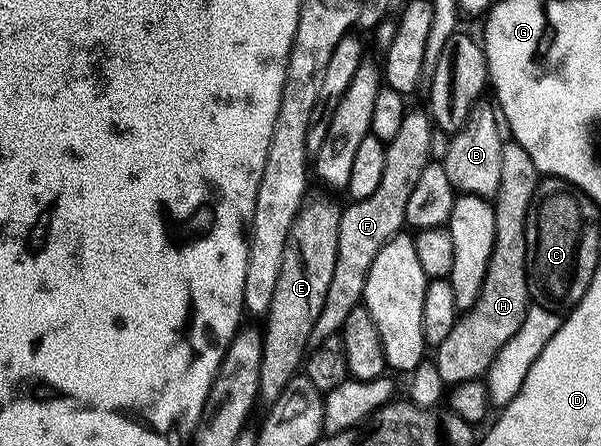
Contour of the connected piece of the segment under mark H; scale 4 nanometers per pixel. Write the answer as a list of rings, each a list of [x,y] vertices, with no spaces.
[[[515,142],[505,143],[502,182],[494,197],[494,254],[490,258],[490,270],[486,270],[486,282],[482,282],[482,294],[478,294],[478,302],[472,311],[461,315],[450,338],[446,338],[446,342],[434,352],[434,363],[445,386],[484,380],[506,342],[510,342],[510,338],[522,330],[522,322],[526,322],[526,314],[533,303],[526,266],[526,222],[541,179],[542,173],[536,169],[534,158],[526,154],[524,147]]]

